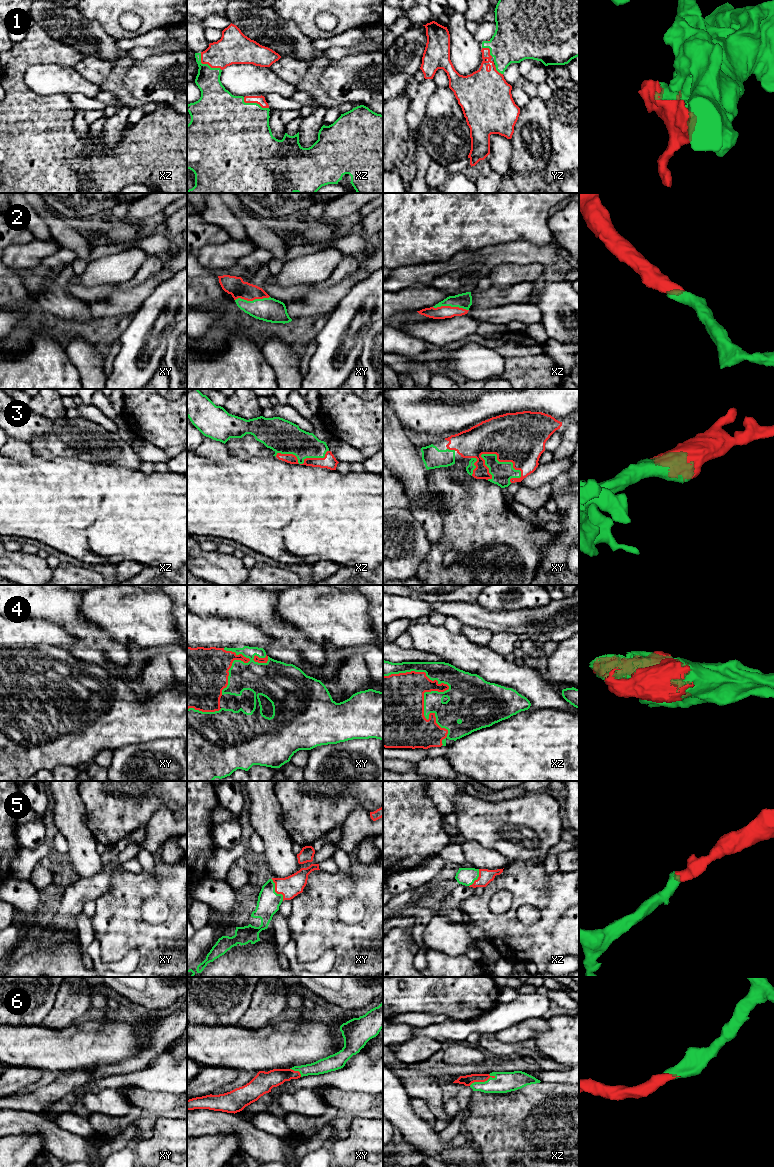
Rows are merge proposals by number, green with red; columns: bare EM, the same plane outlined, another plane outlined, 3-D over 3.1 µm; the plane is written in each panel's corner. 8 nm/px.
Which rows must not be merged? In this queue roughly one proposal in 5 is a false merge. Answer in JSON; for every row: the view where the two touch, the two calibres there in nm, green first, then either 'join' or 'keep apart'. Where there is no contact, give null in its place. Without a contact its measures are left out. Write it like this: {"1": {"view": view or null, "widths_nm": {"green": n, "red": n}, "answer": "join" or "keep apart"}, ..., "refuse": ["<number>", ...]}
{"1": {"view": "xz", "widths_nm": {"green": 200, "red": 260}, "answer": "join"}, "2": {"view": "xz", "widths_nm": {"green": 120, "red": 100}, "answer": "join"}, "3": {"view": "xy", "widths_nm": {"green": 170, "red": 400}, "answer": "join"}, "4": {"view": "xz", "widths_nm": {"green": 300, "red": 320}, "answer": "join"}, "5": {"view": "xy", "widths_nm": {"green": 180, "red": 170}, "answer": "join"}, "6": {"view": "xz", "widths_nm": {"green": 170, "red": 90}, "answer": "join"}, "refuse": []}

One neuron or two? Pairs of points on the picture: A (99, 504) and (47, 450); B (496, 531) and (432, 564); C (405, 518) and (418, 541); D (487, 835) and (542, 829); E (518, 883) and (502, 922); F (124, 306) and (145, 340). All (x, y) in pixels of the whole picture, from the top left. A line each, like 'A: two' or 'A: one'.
A: two
B: one
C: one
D: one
E: one
F: two

